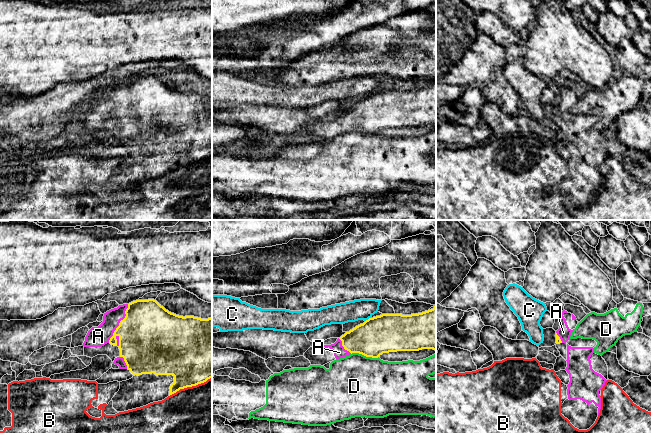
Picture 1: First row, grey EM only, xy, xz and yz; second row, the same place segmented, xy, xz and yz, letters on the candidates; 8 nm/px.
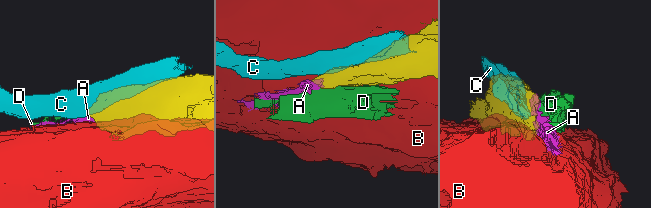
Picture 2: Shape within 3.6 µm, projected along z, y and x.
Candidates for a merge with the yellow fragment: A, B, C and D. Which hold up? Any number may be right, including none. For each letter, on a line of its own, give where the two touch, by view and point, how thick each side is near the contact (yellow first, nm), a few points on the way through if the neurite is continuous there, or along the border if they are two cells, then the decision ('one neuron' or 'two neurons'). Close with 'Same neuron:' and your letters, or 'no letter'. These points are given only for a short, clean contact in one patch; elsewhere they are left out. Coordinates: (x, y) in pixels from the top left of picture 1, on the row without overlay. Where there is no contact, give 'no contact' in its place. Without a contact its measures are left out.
A: contact xy (119, 99); calibres 480 and 160 nm; one neuron
B: contact xy (190, 162); calibres 460 and 500 nm; two neurons
C: contact xz (368, 95); calibres 300 and 170 nm; border xz (370, 93), (365, 97); two neurons
D: contact xz (365, 131); calibres 300 and 480 nm; two neurons
Same neuron: A

